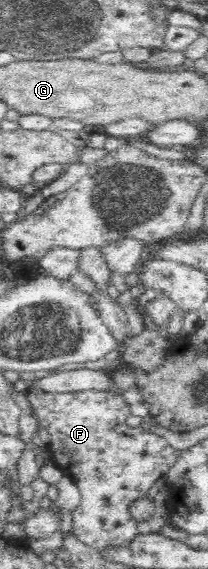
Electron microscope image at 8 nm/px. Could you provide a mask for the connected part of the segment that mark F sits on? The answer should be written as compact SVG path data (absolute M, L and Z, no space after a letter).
M29 389L26 395L33 417L41 423L42 429L47 429L51 437L47 445L51 459L64 473L75 479L80 489L81 503L72 511L73 534L98 550L126 544L138 532L137 521L131 519L129 513L131 502L148 495L152 485L177 461L180 451L158 434L139 427L129 427L126 417L130 414L130 406L125 402L123 394L102 389L71 393L45 393Z

